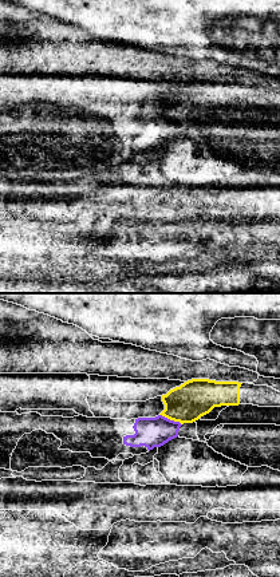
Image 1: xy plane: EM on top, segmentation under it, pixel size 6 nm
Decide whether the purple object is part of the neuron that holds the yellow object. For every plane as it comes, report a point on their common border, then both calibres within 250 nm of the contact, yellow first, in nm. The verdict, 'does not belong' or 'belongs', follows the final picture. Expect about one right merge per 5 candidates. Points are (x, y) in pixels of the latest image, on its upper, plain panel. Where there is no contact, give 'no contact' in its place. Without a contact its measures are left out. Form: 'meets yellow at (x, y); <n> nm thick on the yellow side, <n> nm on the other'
meets yellow at (170, 119); 220 nm thick on the yellow side, 180 nm on the other

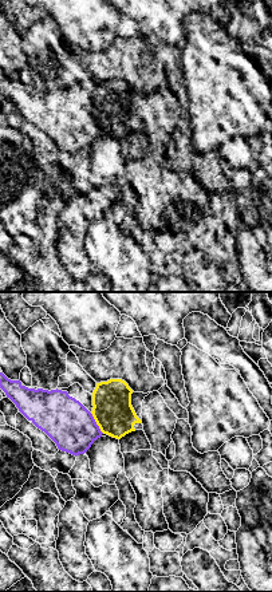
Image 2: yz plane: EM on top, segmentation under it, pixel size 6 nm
meets yellow at (97, 123); 240 nm thick on the yellow side, 280 nm on the other

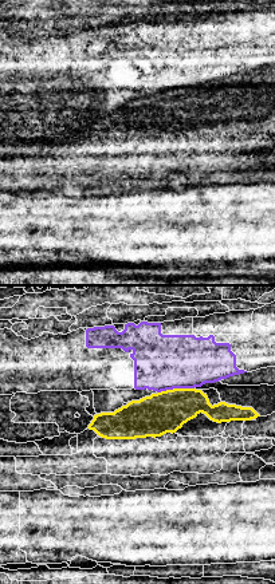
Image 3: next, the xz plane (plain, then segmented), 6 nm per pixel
meets yellow at (175, 89); 240 nm thick on the yellow side, 340 nm on the other

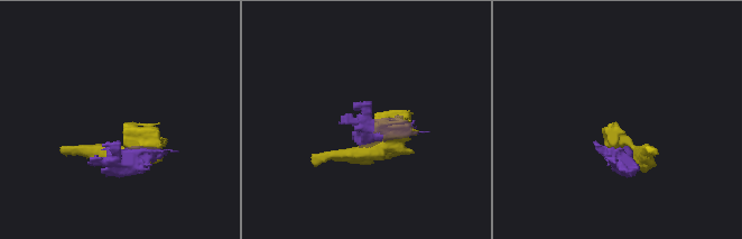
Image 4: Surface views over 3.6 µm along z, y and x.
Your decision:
does not belong

